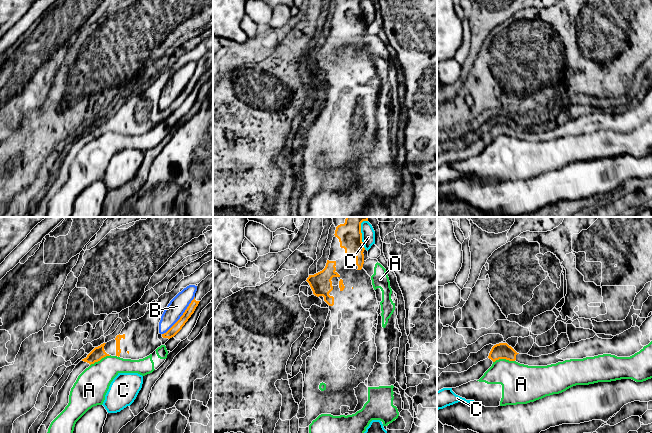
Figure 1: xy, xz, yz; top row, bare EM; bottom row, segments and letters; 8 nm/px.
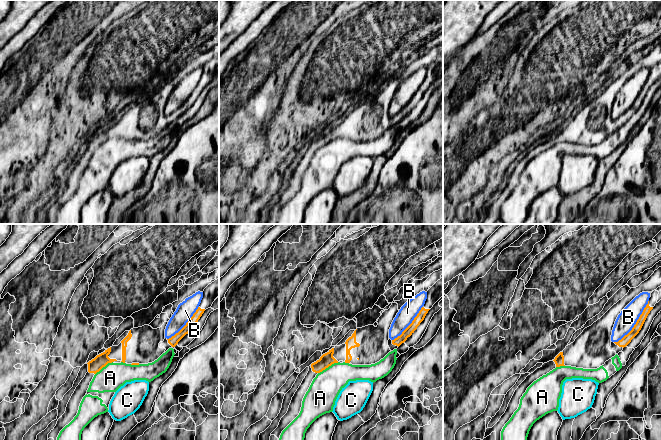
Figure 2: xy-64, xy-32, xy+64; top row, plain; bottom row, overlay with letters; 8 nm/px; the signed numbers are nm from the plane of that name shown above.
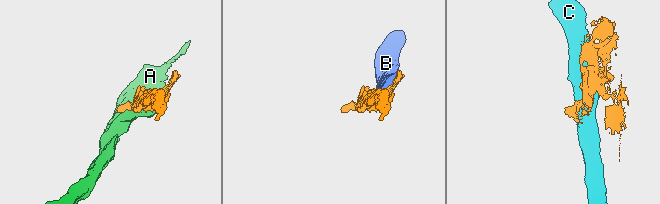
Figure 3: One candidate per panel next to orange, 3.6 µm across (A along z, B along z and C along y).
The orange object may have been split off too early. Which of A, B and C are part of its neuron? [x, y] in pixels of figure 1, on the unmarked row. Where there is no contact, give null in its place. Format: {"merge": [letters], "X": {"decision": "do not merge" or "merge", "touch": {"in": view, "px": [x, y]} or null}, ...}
{"merge": [], "A": {"decision": "do not merge", "touch": {"in": "yz", "px": [503, 134]}}, "B": {"decision": "do not merge", "touch": {"in": "xy", "px": [181, 92]}}, "C": {"decision": "do not merge", "touch": {"in": "xz", "px": [361, 13]}}}

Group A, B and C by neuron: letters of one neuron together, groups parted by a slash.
A / B / C

